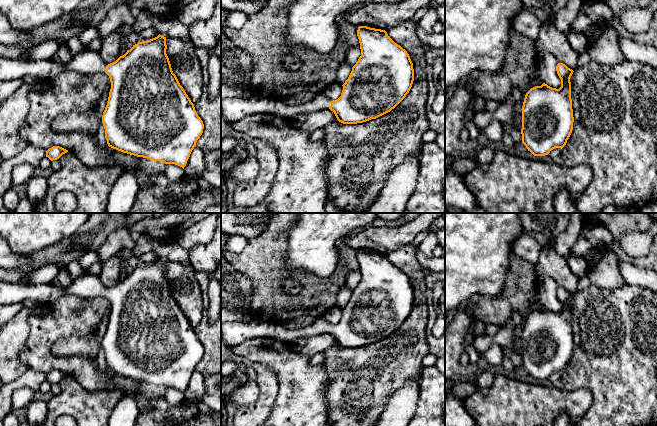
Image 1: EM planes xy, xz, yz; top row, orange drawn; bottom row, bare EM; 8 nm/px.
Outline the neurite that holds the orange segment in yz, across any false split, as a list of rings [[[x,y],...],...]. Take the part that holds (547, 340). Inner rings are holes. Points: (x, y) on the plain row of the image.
[[[558,287],[556,295],[561,303],[559,313],[543,307],[531,312],[525,319],[522,330],[522,367],[534,380],[545,380],[555,372],[563,372],[573,354],[573,333],[570,302],[573,294],[563,287]]]

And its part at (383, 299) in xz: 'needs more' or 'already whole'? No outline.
needs more

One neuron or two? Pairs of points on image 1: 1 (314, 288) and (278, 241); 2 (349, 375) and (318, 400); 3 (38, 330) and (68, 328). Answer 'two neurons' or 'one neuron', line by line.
1: one neuron
2: two neurons
3: one neuron

